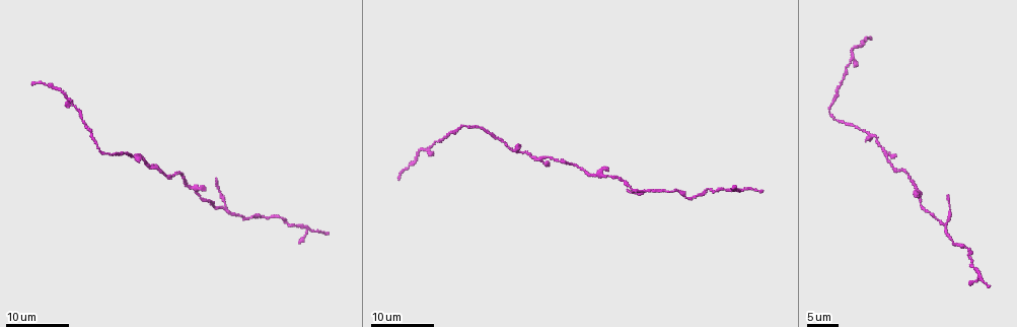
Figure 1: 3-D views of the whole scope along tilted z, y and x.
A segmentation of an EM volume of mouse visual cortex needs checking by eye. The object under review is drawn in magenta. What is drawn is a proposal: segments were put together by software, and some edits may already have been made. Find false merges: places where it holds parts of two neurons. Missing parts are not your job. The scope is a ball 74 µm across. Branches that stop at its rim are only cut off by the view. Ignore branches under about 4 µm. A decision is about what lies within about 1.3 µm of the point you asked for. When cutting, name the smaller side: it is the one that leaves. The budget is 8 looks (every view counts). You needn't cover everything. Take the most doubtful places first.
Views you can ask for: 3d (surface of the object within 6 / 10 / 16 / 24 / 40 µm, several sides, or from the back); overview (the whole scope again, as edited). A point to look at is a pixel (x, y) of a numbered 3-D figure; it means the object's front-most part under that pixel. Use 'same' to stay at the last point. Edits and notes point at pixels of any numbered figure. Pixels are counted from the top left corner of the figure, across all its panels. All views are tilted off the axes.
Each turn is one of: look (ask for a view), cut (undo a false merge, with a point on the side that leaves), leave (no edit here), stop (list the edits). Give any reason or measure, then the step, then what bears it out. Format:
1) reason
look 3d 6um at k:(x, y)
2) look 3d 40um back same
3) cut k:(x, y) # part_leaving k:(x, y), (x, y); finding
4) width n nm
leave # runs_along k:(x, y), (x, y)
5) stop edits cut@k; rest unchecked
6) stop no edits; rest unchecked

three-way junction
look 3d 24um at 1:(224, 207)

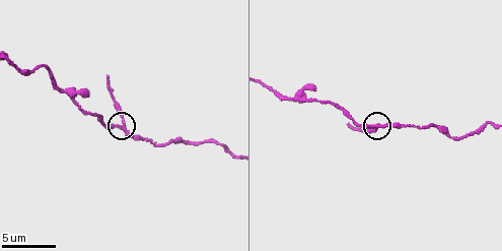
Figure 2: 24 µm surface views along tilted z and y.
look 3d 10um at 2:(122, 126)

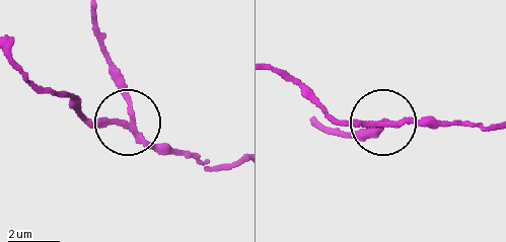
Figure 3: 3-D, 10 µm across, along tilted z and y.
cut 3:(123, 94) # part_leaving 3:(137, 126), (102, 49), (95, 11); a second neuron is stuck on

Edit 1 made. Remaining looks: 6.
see it whole again
look overview

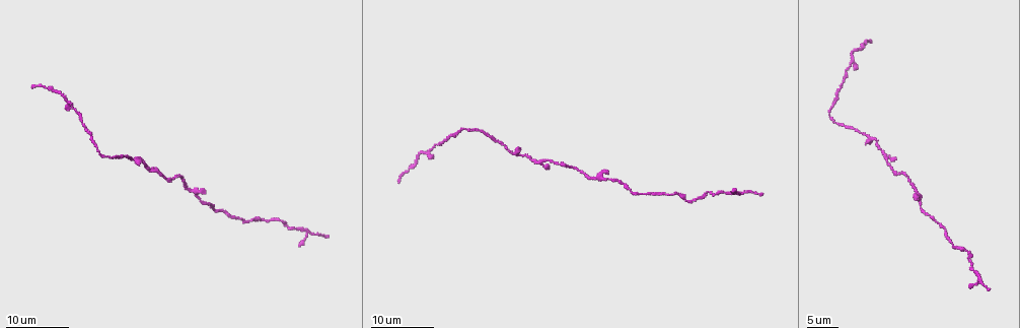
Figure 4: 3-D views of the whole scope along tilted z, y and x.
sudden change in width
look 3d 16um at 4:(542, 161)

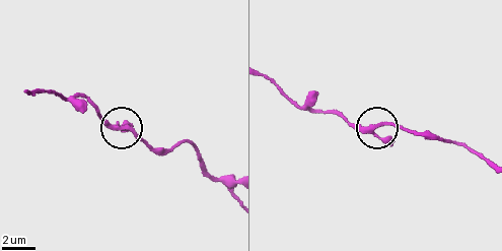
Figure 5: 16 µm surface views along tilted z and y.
look 3d 10um at 5:(126, 129)

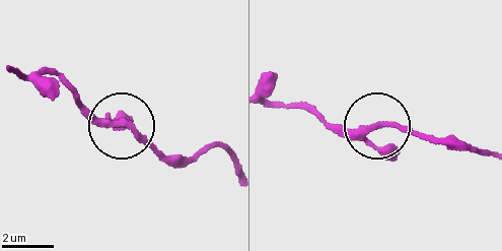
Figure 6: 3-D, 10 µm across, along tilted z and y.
leave # runs_along 6:(177, 157), (161, 155), (76, 108); all the same neuron

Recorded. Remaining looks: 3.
thick turns thin
look 3d 16um at 4:(510, 152)

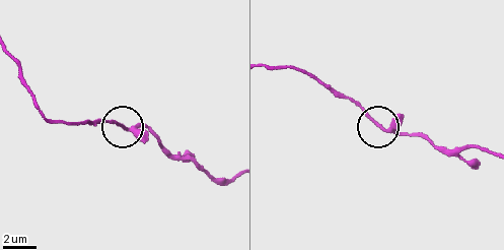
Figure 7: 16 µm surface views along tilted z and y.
zoom in
look 3d 6um at 7:(125, 126)

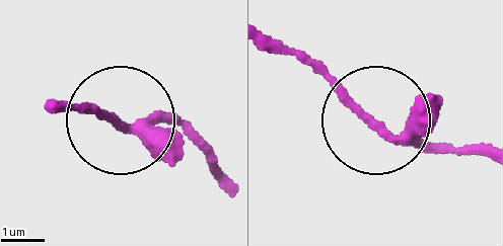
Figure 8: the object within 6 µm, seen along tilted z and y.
leave # runs_along 8:(222, 166), (177, 125), (125, 128), (78, 108); continuous, no second neuron

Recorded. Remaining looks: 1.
thick turns thin
look 3d 6um at 2:(451, 138)

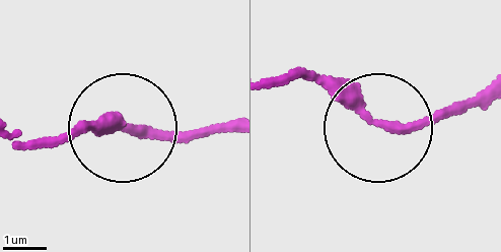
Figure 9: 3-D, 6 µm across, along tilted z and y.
leave # runs_along 9:(273, 79), (324, 82), (388, 125), (483, 108); one neuron here

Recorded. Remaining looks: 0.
stop edits cut@3; rest unchecked

